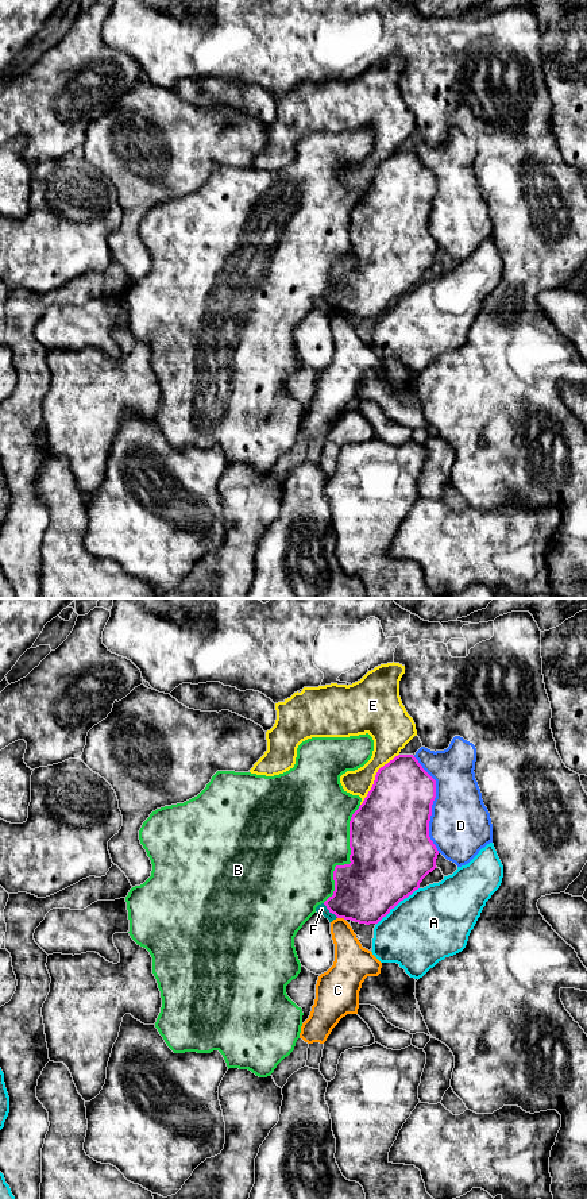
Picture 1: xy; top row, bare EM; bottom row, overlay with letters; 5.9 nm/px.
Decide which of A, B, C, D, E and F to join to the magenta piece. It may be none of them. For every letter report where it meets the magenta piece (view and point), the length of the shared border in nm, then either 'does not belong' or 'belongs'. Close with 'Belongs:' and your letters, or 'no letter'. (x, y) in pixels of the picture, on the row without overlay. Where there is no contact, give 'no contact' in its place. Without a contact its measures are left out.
A: xy (397, 299) | 340 nm | does not belong
B: xy (350, 254) | 650 nm | does not belong
C: xy (342, 312) | 50 nm | does not belong
D: xy (432, 199) | 600 nm | does not belong
E: xy (375, 173) | 380 nm | does not belong
F: xy (331, 307) | 130 nm | does not belong
Belongs: no letter

